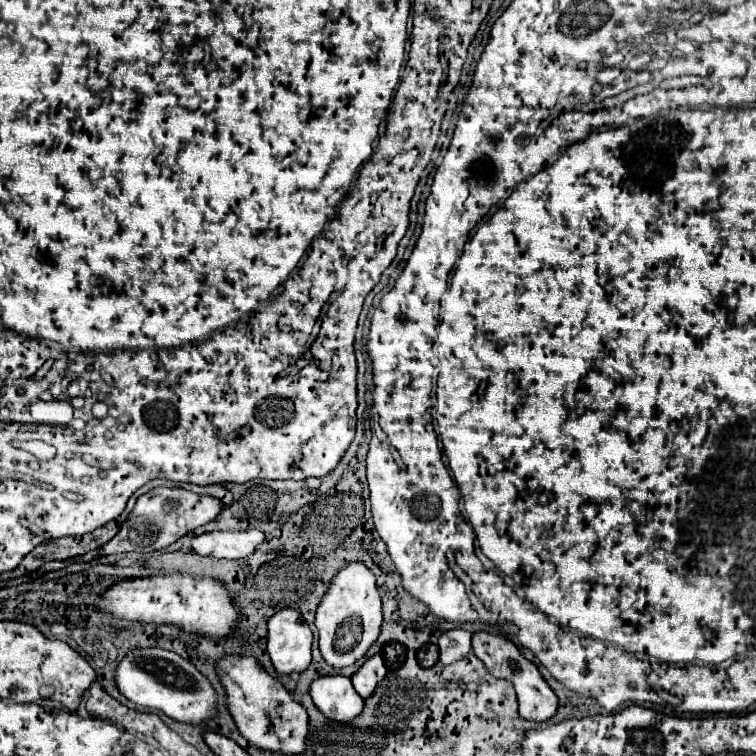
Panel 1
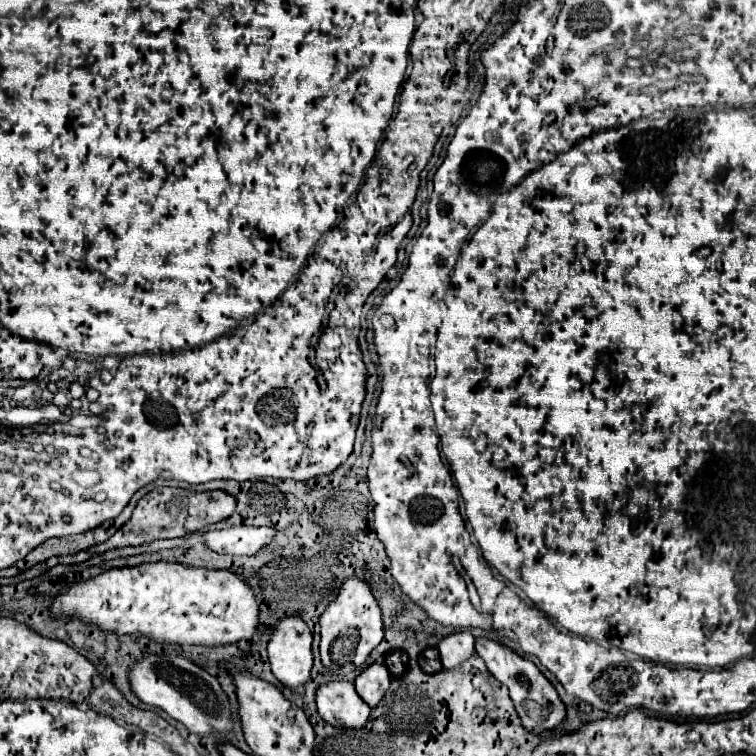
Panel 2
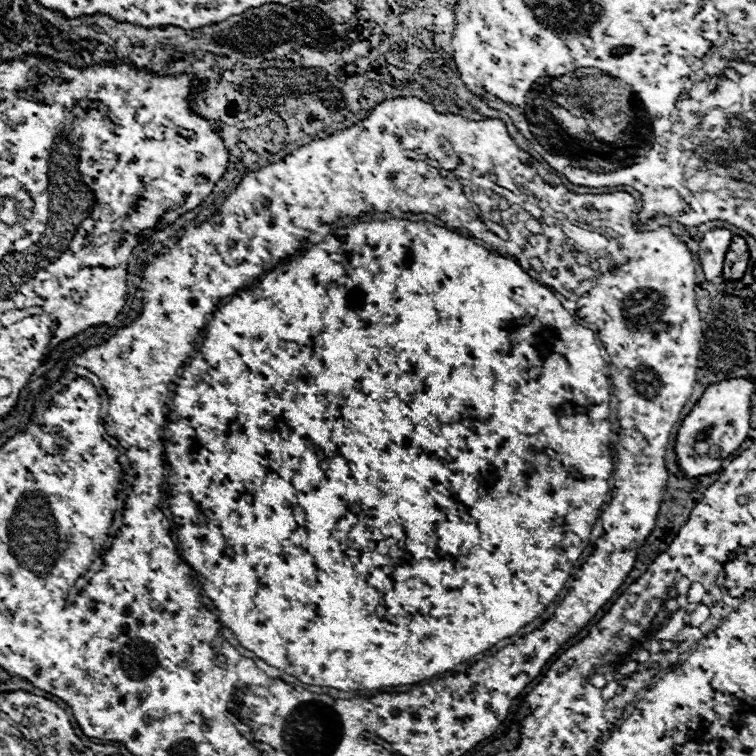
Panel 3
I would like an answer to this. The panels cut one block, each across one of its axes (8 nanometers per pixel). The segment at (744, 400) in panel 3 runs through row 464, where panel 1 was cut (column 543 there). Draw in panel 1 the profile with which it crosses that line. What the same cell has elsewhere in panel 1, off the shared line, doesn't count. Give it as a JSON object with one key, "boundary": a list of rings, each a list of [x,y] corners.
{"boundary":[[[474,632],[472,634],[472,652],[474,652],[474,656],[478,656],[478,660],[482,660],[482,664],[486,666],[486,670],[492,676],[510,680],[514,684],[516,694],[518,694],[518,704],[520,704],[520,716],[522,718],[534,720],[534,722],[546,722],[548,718],[554,716],[554,712],[558,708],[556,694],[550,690],[550,686],[546,684],[546,680],[542,678],[538,668],[520,654],[520,650],[516,648],[514,642],[510,642],[504,636],[498,636],[498,634]]]}

